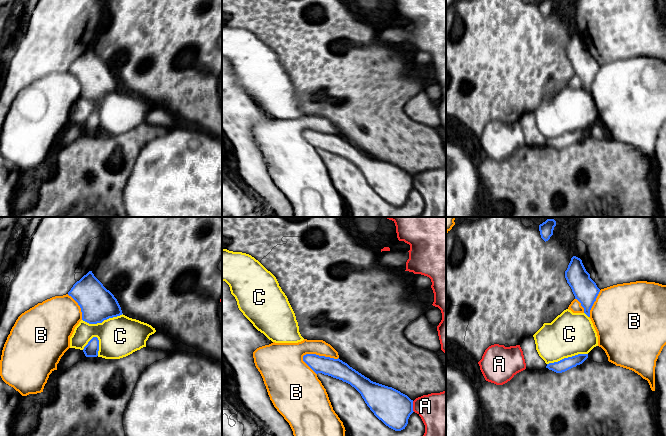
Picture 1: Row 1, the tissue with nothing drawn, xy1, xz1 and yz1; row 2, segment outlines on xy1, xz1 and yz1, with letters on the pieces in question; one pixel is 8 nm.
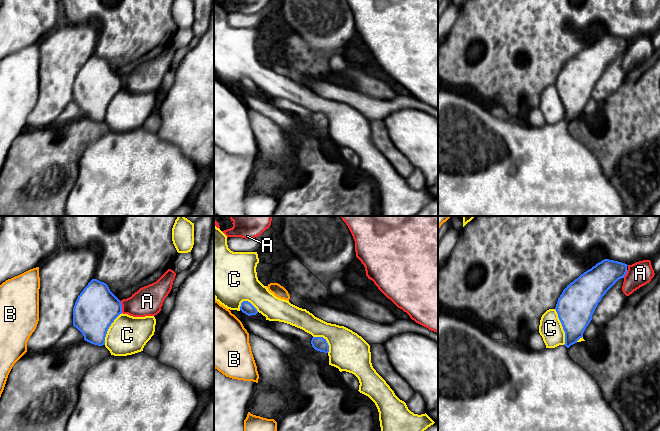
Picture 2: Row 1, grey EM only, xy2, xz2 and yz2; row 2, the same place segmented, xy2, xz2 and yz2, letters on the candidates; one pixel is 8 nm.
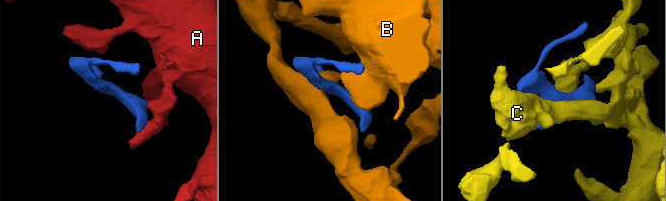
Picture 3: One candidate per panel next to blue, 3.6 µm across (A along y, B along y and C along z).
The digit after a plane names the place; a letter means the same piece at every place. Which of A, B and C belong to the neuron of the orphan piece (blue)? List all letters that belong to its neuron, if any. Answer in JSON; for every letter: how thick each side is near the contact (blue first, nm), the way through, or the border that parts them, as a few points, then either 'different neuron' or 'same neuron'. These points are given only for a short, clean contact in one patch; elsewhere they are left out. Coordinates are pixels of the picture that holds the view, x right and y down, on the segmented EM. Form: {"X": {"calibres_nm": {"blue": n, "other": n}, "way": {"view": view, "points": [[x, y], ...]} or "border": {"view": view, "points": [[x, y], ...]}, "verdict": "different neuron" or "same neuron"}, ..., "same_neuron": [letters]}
{"A": {"calibres_nm": {"blue": 340, "other": 240}, "verdict": "different neuron"}, "B": {"calibres_nm": {"blue": 160, "other": 280}, "verdict": "different neuron"}, "C": {"calibres_nm": {"blue": 280, "other": 320}, "verdict": "different neuron"}, "same_neuron": []}

